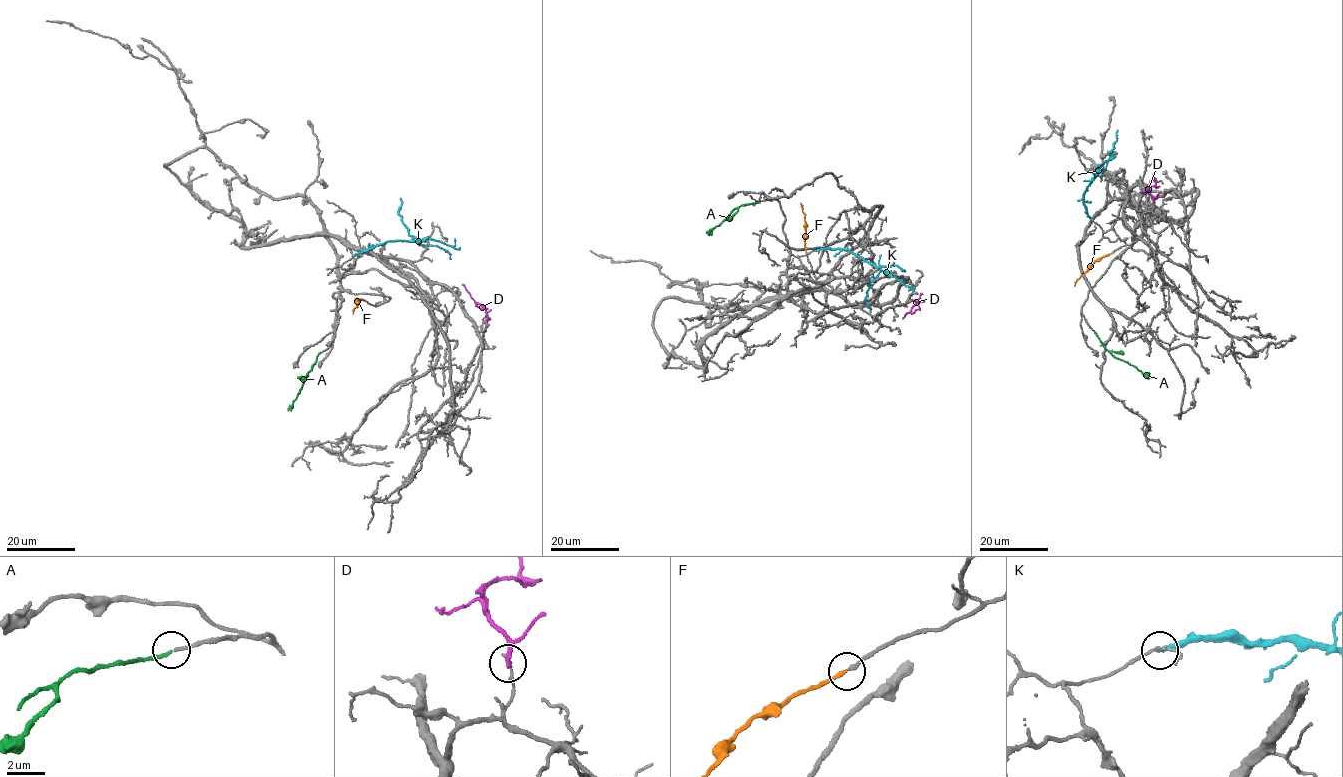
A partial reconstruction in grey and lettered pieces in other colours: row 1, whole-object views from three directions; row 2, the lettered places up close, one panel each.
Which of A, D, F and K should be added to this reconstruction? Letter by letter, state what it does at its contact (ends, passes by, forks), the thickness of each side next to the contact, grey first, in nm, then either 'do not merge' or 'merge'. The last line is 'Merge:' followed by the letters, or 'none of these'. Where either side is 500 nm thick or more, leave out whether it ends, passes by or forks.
A: it ends | 160/170 nm | merge
D: it ends | 200/280 nm | do not merge
F: it ends | 190/180 nm | merge
K: it ends | 120/240 nm | do not merge
Merge: A, F

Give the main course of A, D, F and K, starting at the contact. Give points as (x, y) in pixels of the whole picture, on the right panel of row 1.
A: (1092, 330), (1113, 355), (1149, 378)
D: (1153, 201), (1149, 188), (1156, 185), (1155, 172)
F: (1112, 252), (1099, 258), (1074, 286)
K: (1091, 219), (1082, 197), (1086, 186), (1106, 167), (1117, 129)

